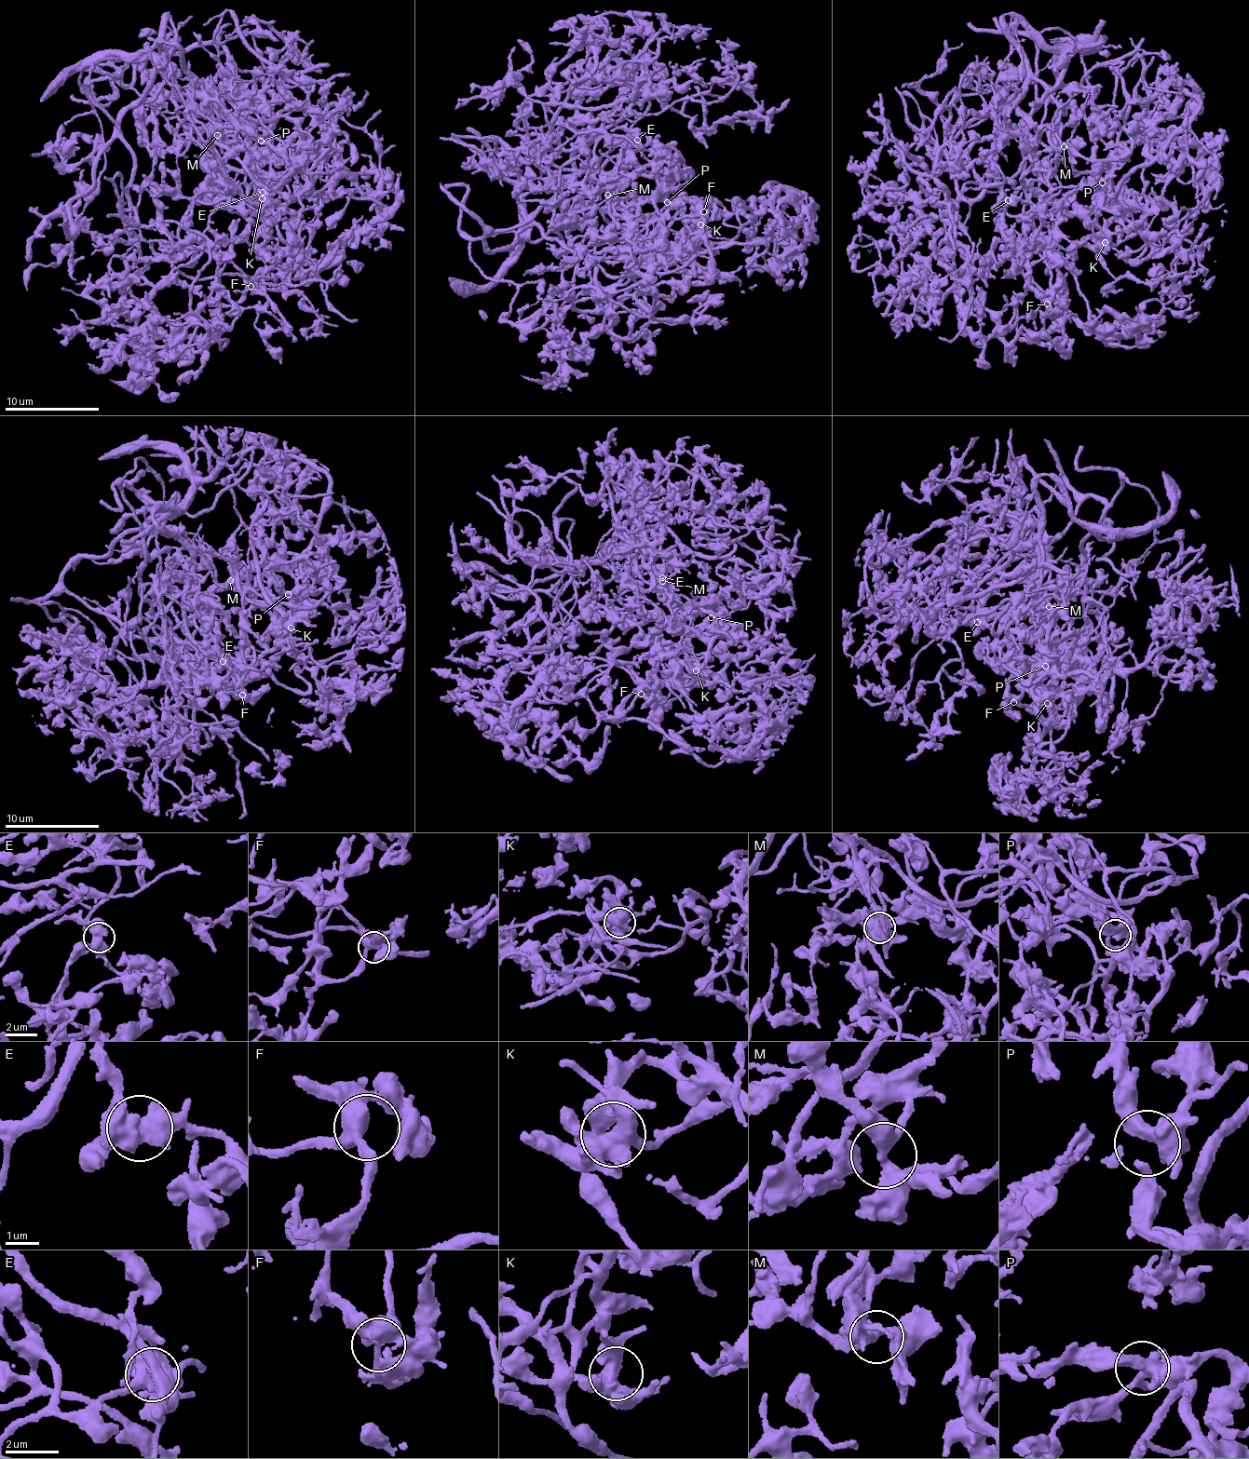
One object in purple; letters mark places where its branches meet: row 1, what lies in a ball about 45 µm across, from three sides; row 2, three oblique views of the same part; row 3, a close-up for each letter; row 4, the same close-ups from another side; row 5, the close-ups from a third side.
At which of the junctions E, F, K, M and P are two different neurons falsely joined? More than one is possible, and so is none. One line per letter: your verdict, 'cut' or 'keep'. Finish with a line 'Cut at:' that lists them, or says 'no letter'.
E: keep
F: keep
K: keep
M: keep
P: keep
Cut at: no letter

